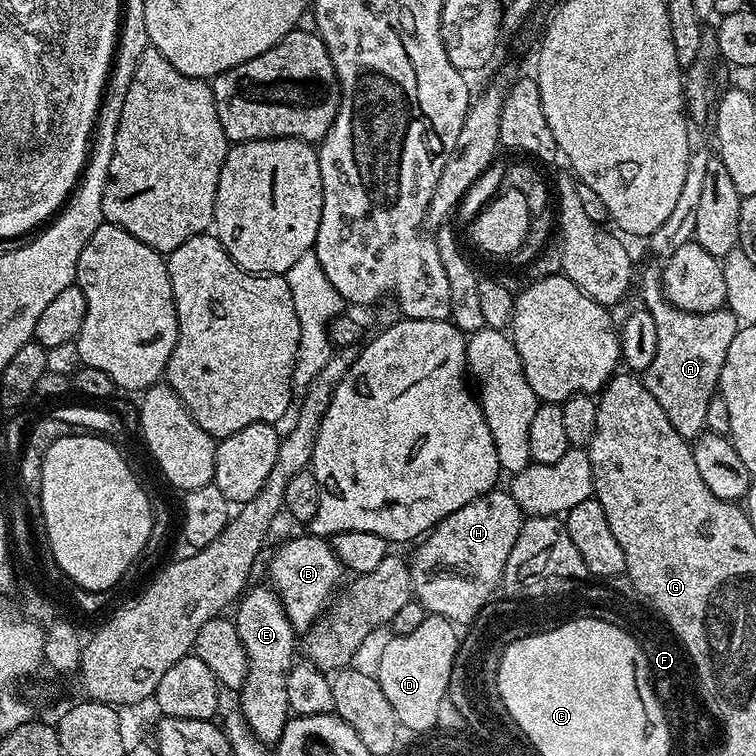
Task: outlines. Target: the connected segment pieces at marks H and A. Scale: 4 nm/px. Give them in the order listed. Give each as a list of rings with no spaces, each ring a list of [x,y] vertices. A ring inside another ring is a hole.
[[[500,491],[488,492],[462,506],[462,510],[454,510],[454,514],[439,520],[435,528],[415,545],[416,553],[410,556],[412,595],[424,607],[425,613],[444,616],[444,591],[450,586],[447,564],[472,564],[482,576],[482,592],[478,594],[493,596],[492,586],[500,575],[500,568],[506,565],[506,558],[510,558],[510,550],[514,548],[514,542],[518,542],[518,534],[526,519],[511,491]]]
[[[659,265],[646,267],[641,278],[639,275],[638,288],[639,284],[642,306],[653,315],[657,326],[654,362],[650,362],[650,366],[642,373],[642,379],[650,394],[654,394],[658,406],[666,410],[670,426],[674,426],[678,434],[691,442],[705,431],[706,409],[710,407],[710,398],[718,395],[726,350],[730,350],[730,342],[734,342],[738,321],[729,310],[706,314],[678,312],[665,298],[663,271]]]

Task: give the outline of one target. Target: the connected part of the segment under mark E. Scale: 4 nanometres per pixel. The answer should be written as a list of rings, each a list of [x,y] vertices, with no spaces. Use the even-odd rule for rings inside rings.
[[[268,586],[249,587],[235,605],[235,612],[234,623],[238,638],[242,638],[242,650],[246,650],[248,659],[246,682],[238,689],[238,711],[244,715],[244,721],[256,739],[266,745],[275,746],[282,738],[282,730],[290,719],[286,678],[290,678],[290,670],[298,656],[298,633],[293,628],[279,596]]]

